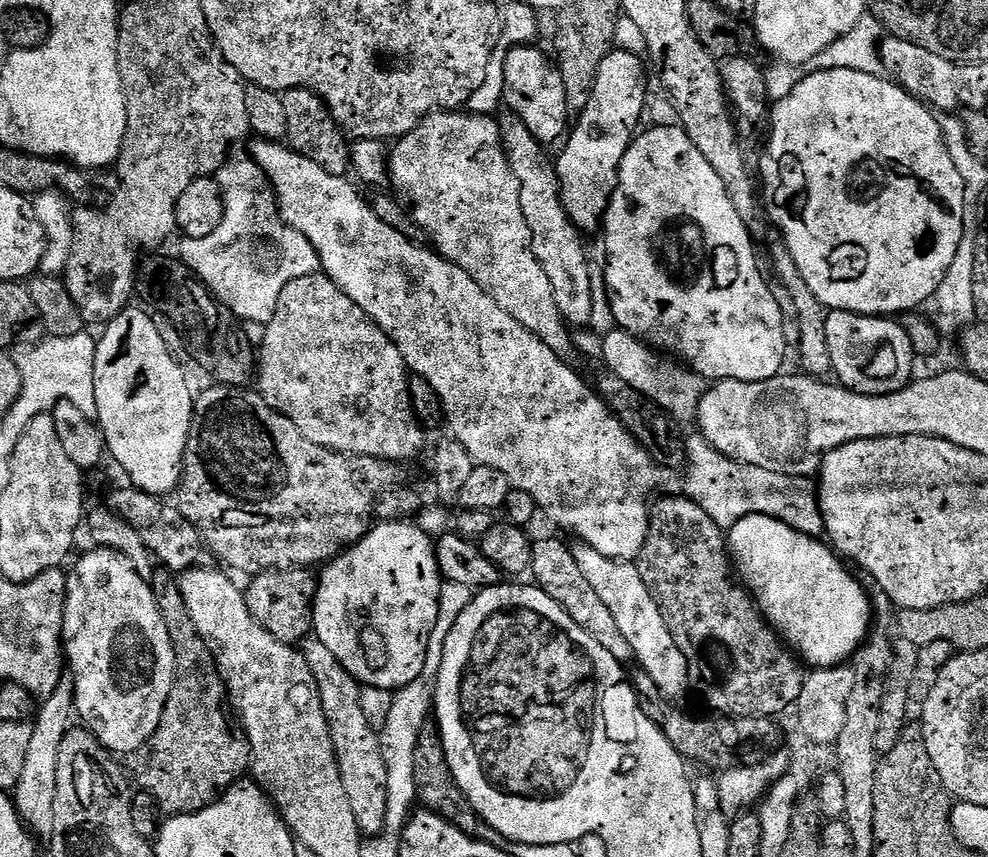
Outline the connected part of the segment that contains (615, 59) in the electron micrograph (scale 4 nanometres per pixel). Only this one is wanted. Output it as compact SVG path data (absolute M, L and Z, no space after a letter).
M613 50L604 59L602 66L598 66L598 78L594 82L590 102L586 102L584 109L575 117L563 141L564 153L555 157L554 167L560 183L562 204L573 226L579 228L581 233L589 234L588 232L595 228L597 231L601 227L604 213L608 211L608 204L616 192L617 182L620 181L620 163L641 127L640 115L644 112L644 99L648 96L648 88L644 85L644 62L639 56L619 50Z

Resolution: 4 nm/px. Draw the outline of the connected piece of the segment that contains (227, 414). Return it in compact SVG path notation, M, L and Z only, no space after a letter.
M211 386L204 393L197 395L194 400L194 411L192 414L192 429L188 435L188 445L184 451L184 471L180 477L178 489L178 507L180 513L200 531L200 536L208 545L213 557L221 556L229 569L237 568L240 572L247 574L259 574L273 570L283 570L286 568L307 568L311 569L312 564L323 566L341 552L358 543L367 532L371 532L374 527L374 513L376 510L376 500L382 493L397 483L395 463L370 458L369 456L349 456L346 452L335 452L329 448L318 446L310 442L294 426L290 418L286 418L280 412L276 412L270 407L259 391L245 390L244 388L230 388L227 386Z

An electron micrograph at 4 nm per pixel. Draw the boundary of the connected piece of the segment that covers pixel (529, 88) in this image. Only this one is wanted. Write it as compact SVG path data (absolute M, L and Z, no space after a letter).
M521 46L509 52L506 58L503 98L503 103L512 107L513 114L528 127L529 134L544 144L552 144L556 139L559 141L570 128L566 86L562 82L559 67L550 56L549 60L547 54L539 52L536 46Z

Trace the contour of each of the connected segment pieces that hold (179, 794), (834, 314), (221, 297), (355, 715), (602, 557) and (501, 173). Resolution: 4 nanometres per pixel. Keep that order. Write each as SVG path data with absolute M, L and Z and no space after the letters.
M156 570L153 571L150 577L150 583L152 586L152 592L156 595L156 601L158 602L158 610L162 614L162 618L166 622L166 630L170 634L172 639L172 645L176 651L176 685L172 688L172 693L168 699L168 705L166 710L162 714L160 719L160 725L156 733L147 740L147 742L141 746L134 754L134 760L136 760L136 780L135 783L139 785L141 789L150 794L154 794L154 798L160 804L161 813L171 814L172 816L189 816L191 812L201 812L202 809L210 807L211 804L216 803L225 792L234 784L241 783L249 775L252 766L252 748L248 745L248 738L244 735L243 731L232 729L232 720L228 717L229 705L226 703L226 681L216 666L216 660L212 656L211 650L208 649L208 643L200 636L198 630L190 614L188 613L188 606L182 596L182 590L178 583L177 577L168 570Z
M833 309L827 318L826 338L833 373L852 392L884 396L902 390L913 379L912 342L903 325L895 319Z
M251 158L233 159L220 167L214 179L224 189L224 217L222 226L206 238L181 239L179 259L192 269L212 291L213 296L226 305L237 318L244 322L256 322L268 325L274 318L278 298L294 278L306 278L321 271L320 255L316 247L298 230L294 230L280 216L280 205L276 203L276 193L268 181L264 169L256 165Z
M309 638L303 641L302 651L318 682L342 774L342 786L346 786L346 798L350 798L350 810L354 810L354 818L365 837L379 836L388 813L388 767L380 745L380 732L366 718L366 710L362 710L362 685L346 671L338 658L334 658L334 654L330 654L330 650L326 650L321 640Z
M583 542L577 545L572 548L572 553L582 574L586 574L590 586L594 586L595 599L601 600L608 607L617 630L624 635L625 642L632 647L633 654L640 659L639 667L656 681L656 687L661 693L684 692L688 684L690 688L688 660L676 645L676 640L672 636L672 631L668 629L664 615L660 613L659 603L652 595L651 588L648 588L640 577L639 567L632 562L612 560L611 557Z
M441 110L433 112L413 132L395 141L394 147L390 152L390 180L393 185L396 183L404 191L405 197L403 196L403 199L410 205L410 215L417 229L421 233L425 232L433 240L431 243L434 245L435 251L439 252L444 259L449 260L451 264L456 264L462 270L470 273L492 295L494 302L498 302L498 306L502 306L502 310L509 312L526 330L530 330L544 345L552 348L556 356L565 362L572 362L575 361L576 348L572 345L571 334L568 333L570 325L564 319L564 315L558 310L558 302L554 302L554 290L550 286L550 278L546 278L546 270L542 270L542 266L532 249L532 231L522 210L520 183L512 172L509 154L504 153L504 140L500 137L500 128L495 124L494 120L491 115L473 115L468 110Z

